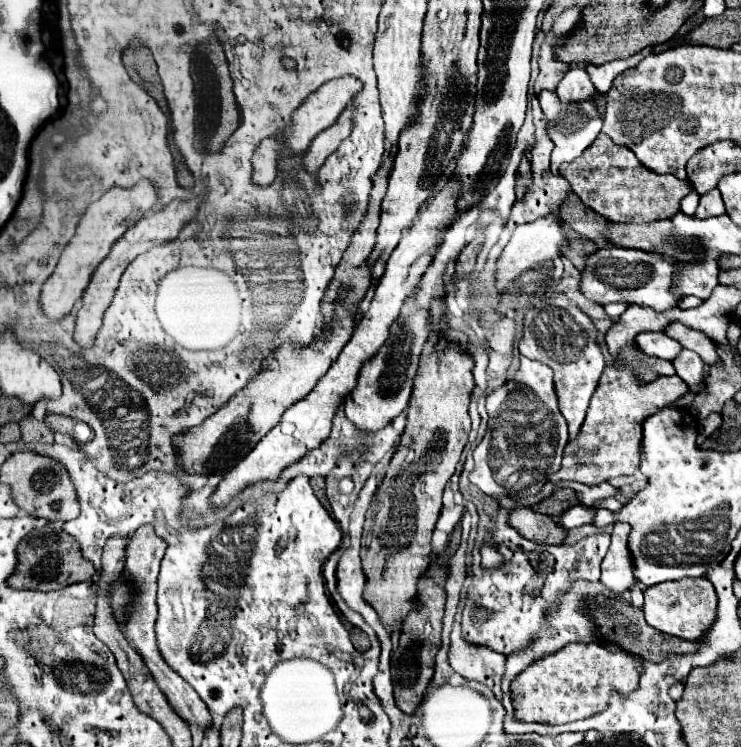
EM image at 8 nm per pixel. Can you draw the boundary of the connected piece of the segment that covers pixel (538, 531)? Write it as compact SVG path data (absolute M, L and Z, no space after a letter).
M515 508L509 524L525 538L539 544L563 544L567 538L567 530L563 526L545 514L533 512L531 508Z

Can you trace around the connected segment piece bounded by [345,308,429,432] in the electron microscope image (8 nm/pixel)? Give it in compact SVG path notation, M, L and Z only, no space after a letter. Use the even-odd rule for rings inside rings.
M417 308L401 310L401 318L393 324L393 334L389 336L389 342L381 348L381 354L377 354L377 358L369 360L363 366L359 374L359 384L345 402L345 416L359 430L377 432L389 426L395 420L395 416L399 416L407 408L413 378L417 372L417 360L425 344L427 316L429 316L427 310L417 310Z

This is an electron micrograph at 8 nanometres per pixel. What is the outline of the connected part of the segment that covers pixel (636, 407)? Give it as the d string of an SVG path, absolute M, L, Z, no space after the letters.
M643 356L643 360L661 374L649 384L641 384L637 376L627 366L609 366L605 368L599 386L595 390L595 396L591 398L591 406L587 412L587 418L581 426L581 432L575 440L569 442L563 454L563 466L557 474L551 476L553 482L559 480L575 480L583 484L601 484L609 478L633 474L641 464L641 442L643 442L643 422L649 416L659 412L675 402L673 398L679 398L677 404L680 408L690 406L696 394L687 393L689 386L681 382L675 374L671 360L661 360L653 356Z

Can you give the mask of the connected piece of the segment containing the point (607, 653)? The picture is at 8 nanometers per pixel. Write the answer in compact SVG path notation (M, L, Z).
M573 644L531 664L511 684L517 720L537 720L547 724L565 724L605 710L609 690L627 694L637 688L639 666L623 650L609 650L597 644Z

